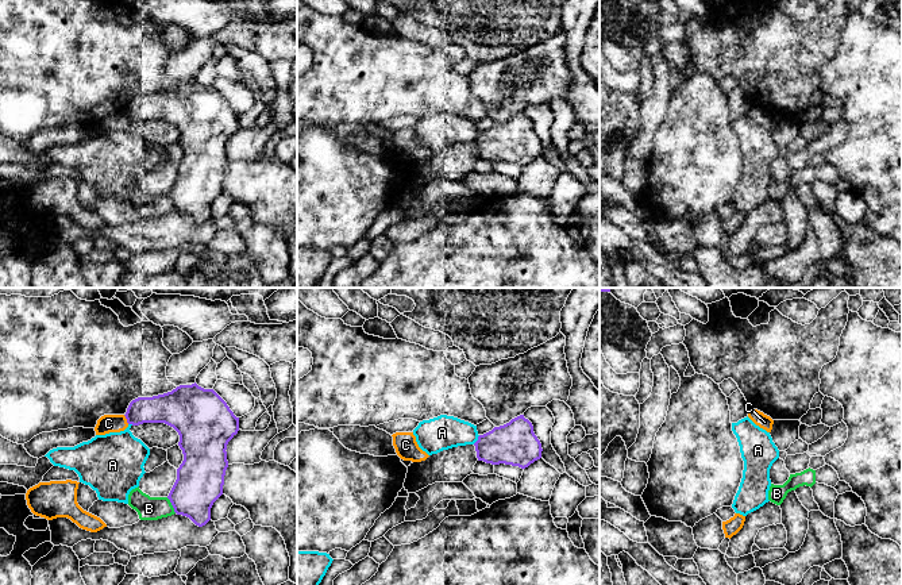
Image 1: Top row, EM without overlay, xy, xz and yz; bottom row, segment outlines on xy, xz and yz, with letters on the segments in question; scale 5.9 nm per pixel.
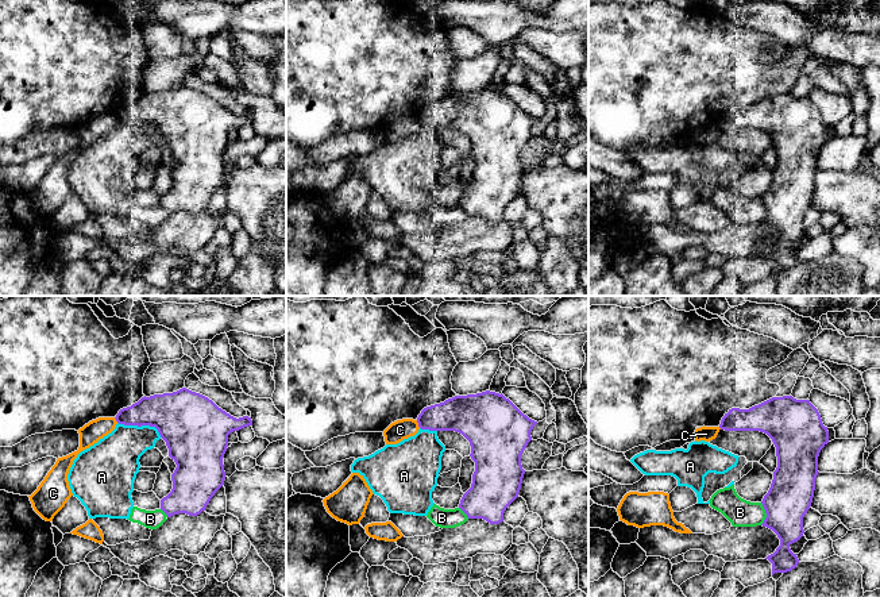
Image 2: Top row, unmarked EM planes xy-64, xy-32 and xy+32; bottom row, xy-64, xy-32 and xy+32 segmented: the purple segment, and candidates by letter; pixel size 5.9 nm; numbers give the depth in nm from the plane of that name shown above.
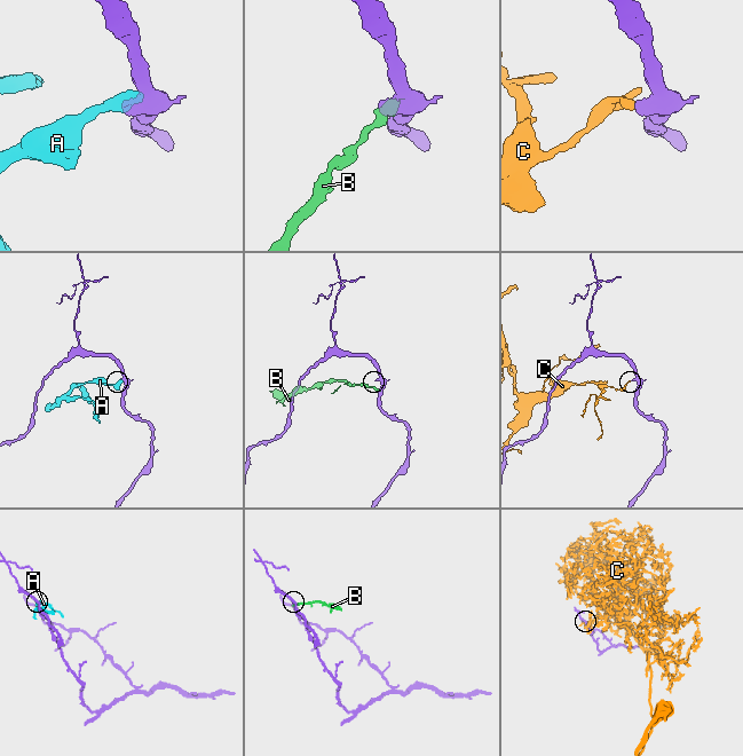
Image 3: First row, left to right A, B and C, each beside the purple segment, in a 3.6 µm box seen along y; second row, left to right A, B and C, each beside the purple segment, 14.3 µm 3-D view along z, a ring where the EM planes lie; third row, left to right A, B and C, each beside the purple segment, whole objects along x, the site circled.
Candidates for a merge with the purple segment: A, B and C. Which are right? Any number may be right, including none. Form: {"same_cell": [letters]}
{"same_cell": []}

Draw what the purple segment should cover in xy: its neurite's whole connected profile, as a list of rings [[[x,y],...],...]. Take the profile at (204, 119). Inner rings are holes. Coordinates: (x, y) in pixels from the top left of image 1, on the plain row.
[[[196,80],[180,82],[163,92],[138,95],[130,100],[124,113],[132,123],[165,120],[178,130],[178,143],[182,147],[184,158],[177,166],[177,177],[167,196],[177,212],[189,215],[198,224],[205,223],[211,218],[213,200],[223,192],[228,165],[226,147],[228,139],[239,128],[239,115],[213,86],[204,86]]]

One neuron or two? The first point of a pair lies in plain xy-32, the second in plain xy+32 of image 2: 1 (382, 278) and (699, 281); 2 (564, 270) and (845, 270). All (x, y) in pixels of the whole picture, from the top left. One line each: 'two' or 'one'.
1: one
2: two

